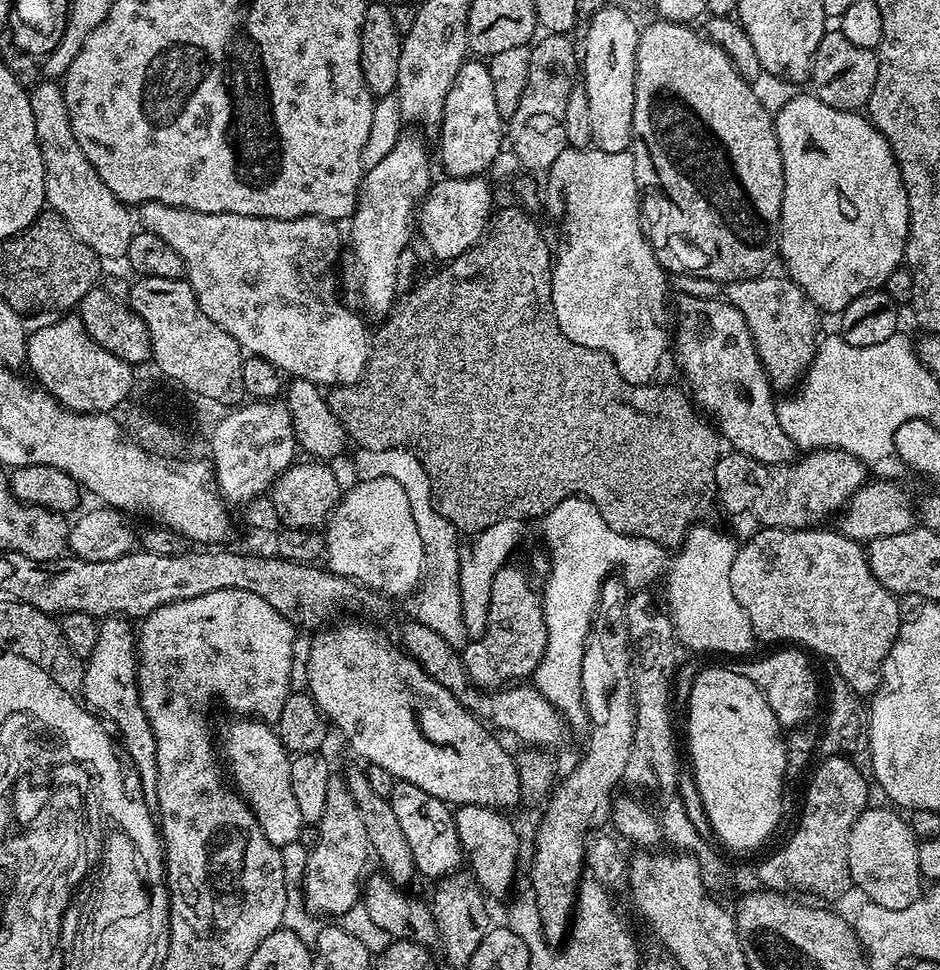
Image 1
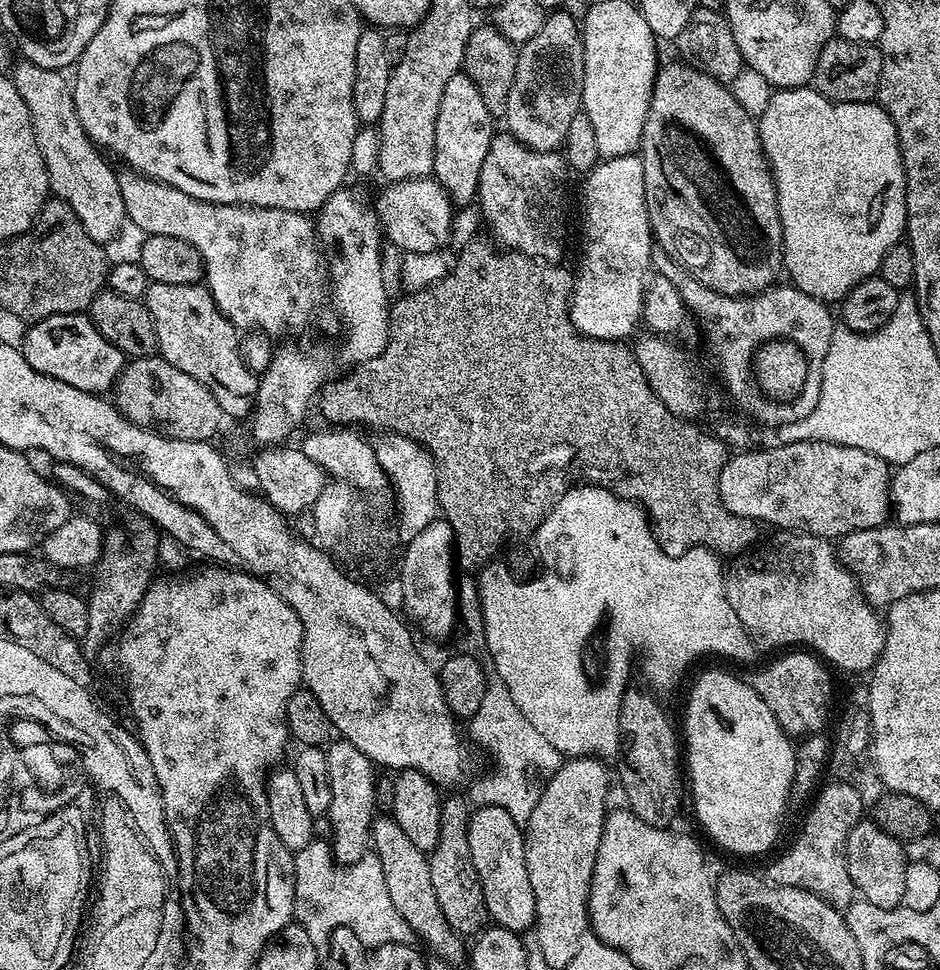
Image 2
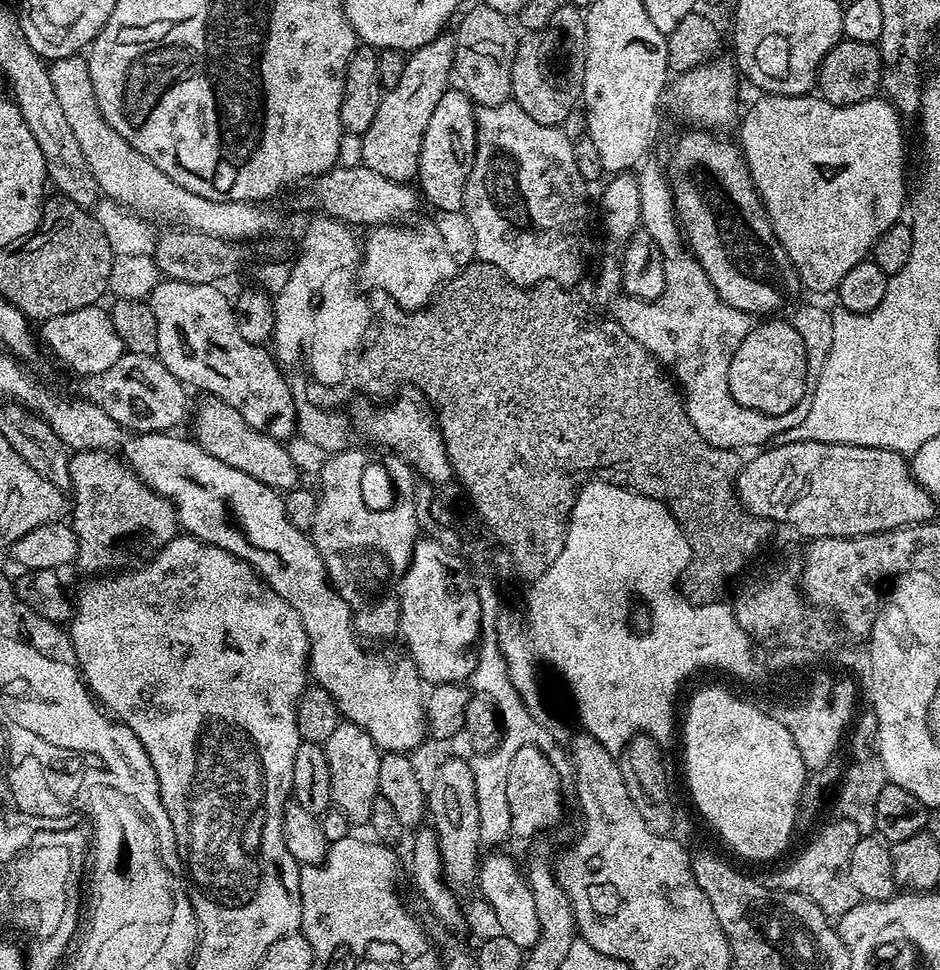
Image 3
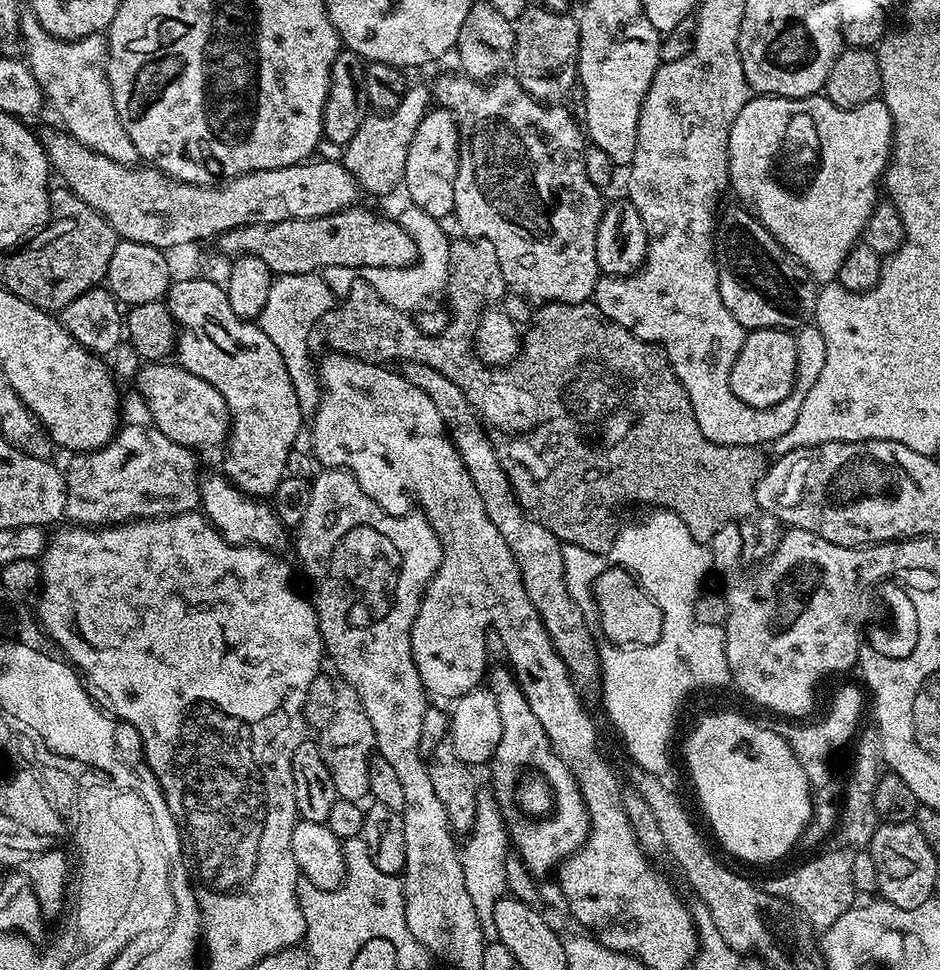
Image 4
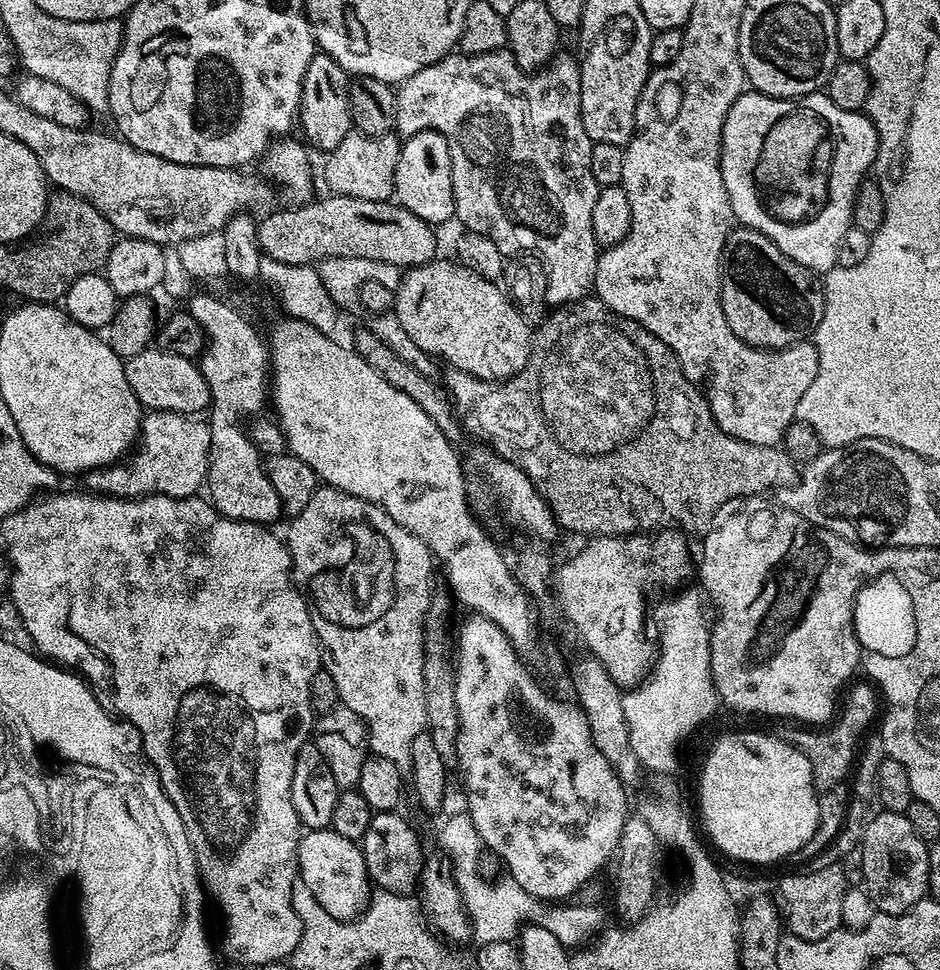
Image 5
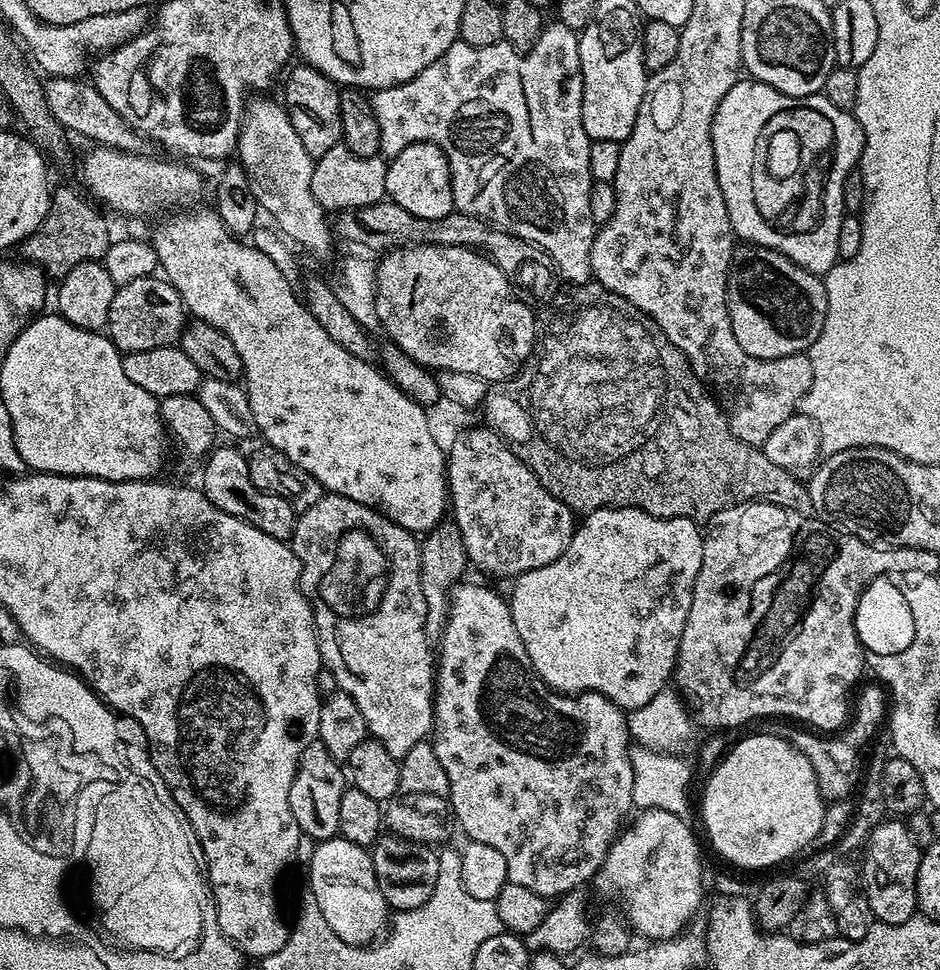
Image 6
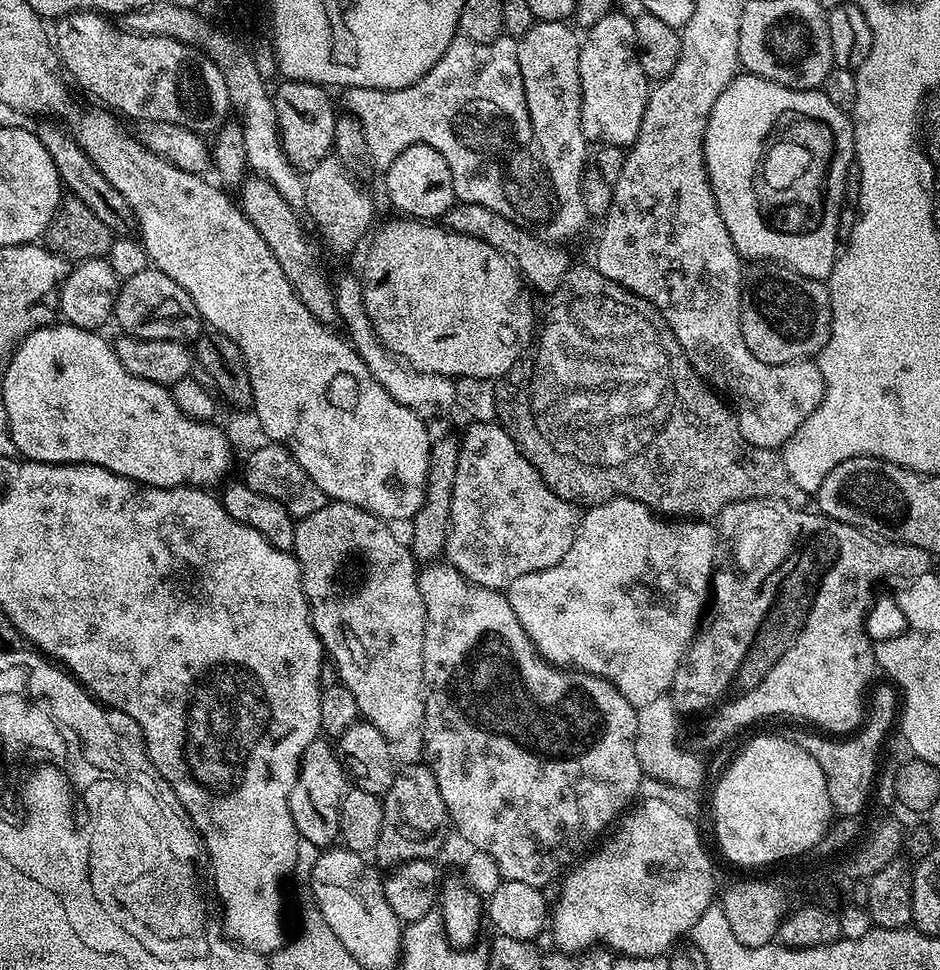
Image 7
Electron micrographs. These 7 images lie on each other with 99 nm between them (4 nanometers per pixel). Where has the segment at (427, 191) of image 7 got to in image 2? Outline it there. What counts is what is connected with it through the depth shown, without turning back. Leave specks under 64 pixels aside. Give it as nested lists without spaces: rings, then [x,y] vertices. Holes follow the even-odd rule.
[[[461,71],[446,82],[442,106],[438,106],[438,126],[434,134],[434,164],[432,176],[456,206],[468,206],[477,199],[476,187],[482,174],[482,162],[492,145],[493,109],[482,98],[478,86],[468,73]]]

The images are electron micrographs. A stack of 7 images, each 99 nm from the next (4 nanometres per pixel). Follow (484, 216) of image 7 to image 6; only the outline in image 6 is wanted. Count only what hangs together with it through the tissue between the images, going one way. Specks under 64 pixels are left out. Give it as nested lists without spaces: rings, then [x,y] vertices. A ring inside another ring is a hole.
[[[385,198],[359,211],[341,212],[335,220],[334,232],[339,239],[341,236],[344,240],[361,240],[366,247],[373,248],[376,254],[393,248],[407,248],[409,244],[462,244],[465,248],[483,249],[514,281],[517,289],[525,288],[534,299],[545,302],[551,301],[557,295],[558,280],[554,275],[552,257],[543,248],[509,232],[503,232],[500,228],[494,228],[491,224],[465,212],[453,210],[441,220],[414,218],[410,210],[402,210],[402,206]]]

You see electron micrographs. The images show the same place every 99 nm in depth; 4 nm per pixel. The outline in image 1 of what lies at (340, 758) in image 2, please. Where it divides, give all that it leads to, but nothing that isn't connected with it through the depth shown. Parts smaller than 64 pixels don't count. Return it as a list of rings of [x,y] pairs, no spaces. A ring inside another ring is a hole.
[[[333,774],[326,786],[326,811],[318,825],[318,842],[308,852],[308,862],[304,865],[302,883],[304,900],[309,910],[328,916],[324,918],[340,918],[336,916],[350,911],[358,904],[362,877],[365,875],[364,863],[368,856],[370,860],[362,814],[350,794],[347,779],[343,775]]]

